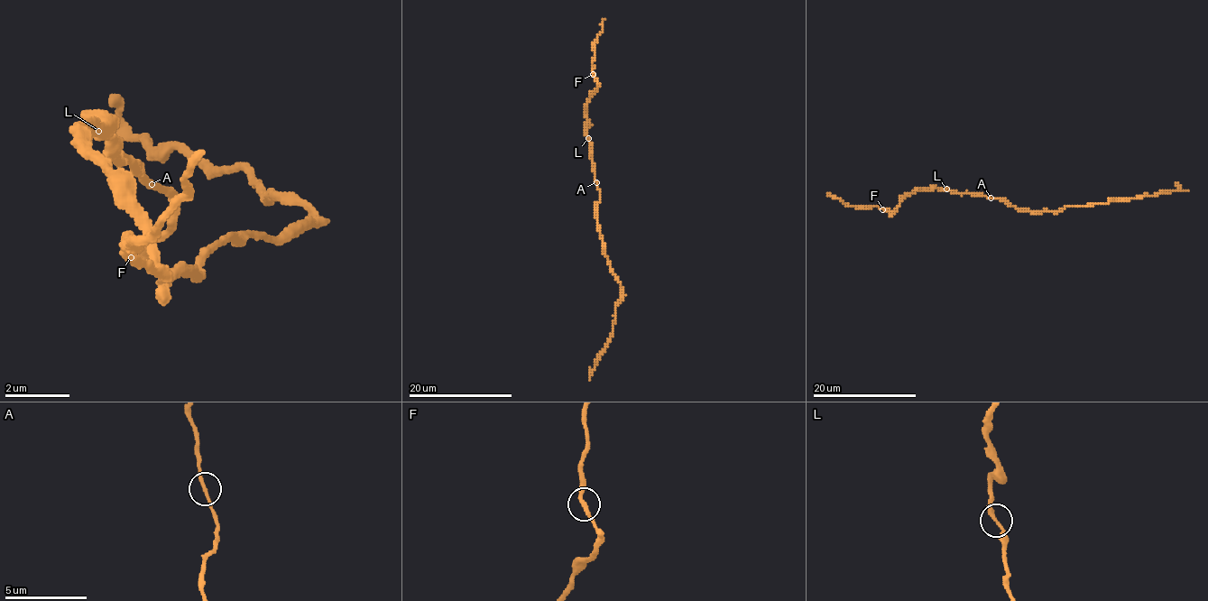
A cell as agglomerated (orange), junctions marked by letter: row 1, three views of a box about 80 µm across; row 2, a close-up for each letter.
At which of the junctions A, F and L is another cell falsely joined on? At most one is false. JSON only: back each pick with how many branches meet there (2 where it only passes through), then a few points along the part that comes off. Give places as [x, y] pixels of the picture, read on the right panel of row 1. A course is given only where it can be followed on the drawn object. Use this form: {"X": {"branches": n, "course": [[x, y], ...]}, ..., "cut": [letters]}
{"A": {"branches": 2, "course": [[991, 198], [1042, 213], [1174, 189], [1189, 191]]}, "cut": ["A"]}

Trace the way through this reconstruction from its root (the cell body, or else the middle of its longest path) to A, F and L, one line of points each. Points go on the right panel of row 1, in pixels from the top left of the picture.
A: (1007, 204), (991, 198)
F: (1007, 204), (996, 198), (931, 188), (909, 192), (894, 210), (882, 209)
L: (1007, 204), (996, 198), (951, 192), (946, 189)

